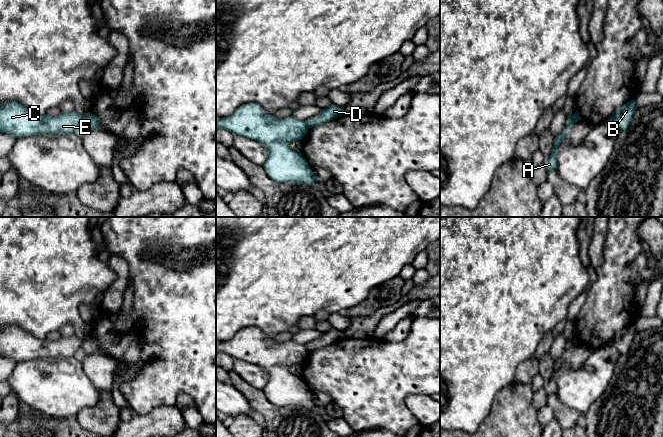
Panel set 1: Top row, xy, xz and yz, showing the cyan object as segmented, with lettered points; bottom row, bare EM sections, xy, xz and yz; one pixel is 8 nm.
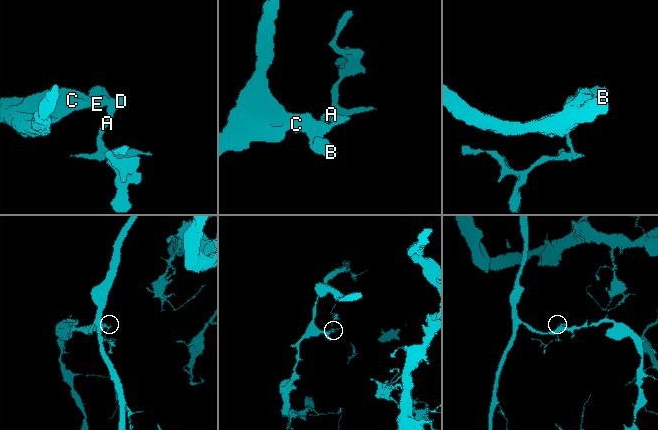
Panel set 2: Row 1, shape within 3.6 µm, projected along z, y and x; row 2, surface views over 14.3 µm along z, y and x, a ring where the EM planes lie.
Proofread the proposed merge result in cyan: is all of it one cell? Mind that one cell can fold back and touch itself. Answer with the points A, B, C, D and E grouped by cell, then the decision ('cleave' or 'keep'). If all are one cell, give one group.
A D / B C E; cleave

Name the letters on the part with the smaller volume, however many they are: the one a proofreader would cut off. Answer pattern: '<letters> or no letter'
A, D

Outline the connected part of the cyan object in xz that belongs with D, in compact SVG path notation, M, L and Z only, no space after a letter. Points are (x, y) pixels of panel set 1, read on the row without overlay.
M332 328L329 331L322 333L318 339L305 344L305 347L309 352L312 352L314 350L318 350L322 347L333 344L338 340L343 339L344 337L344 331Z

